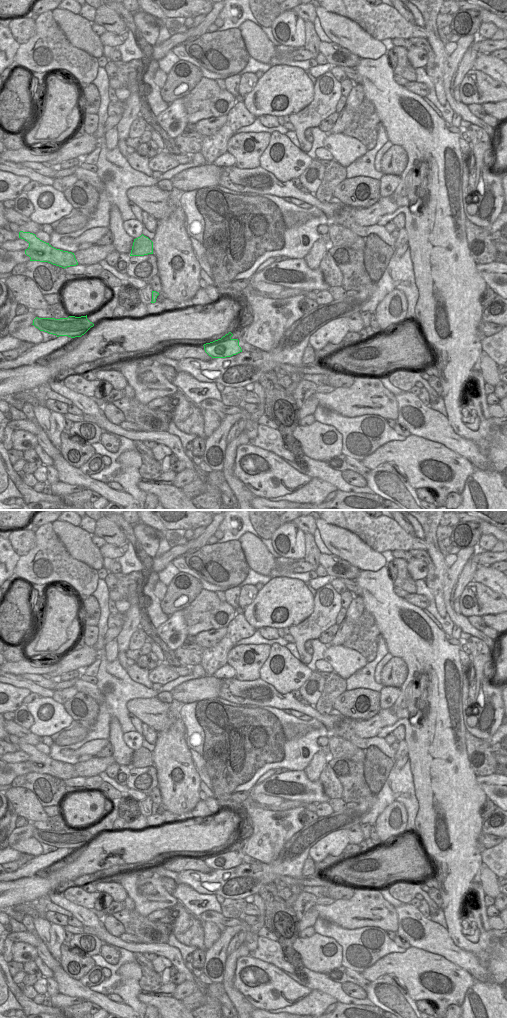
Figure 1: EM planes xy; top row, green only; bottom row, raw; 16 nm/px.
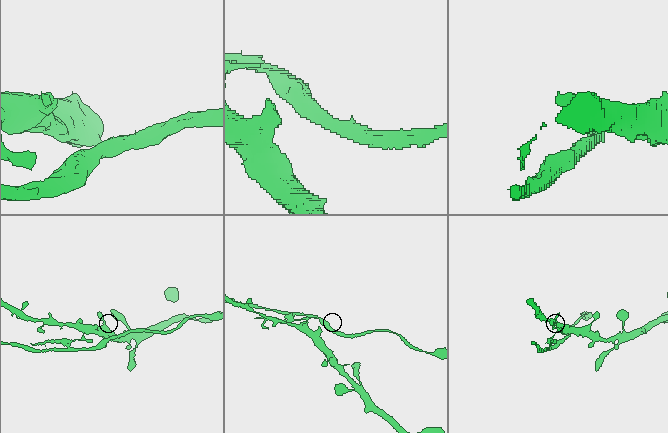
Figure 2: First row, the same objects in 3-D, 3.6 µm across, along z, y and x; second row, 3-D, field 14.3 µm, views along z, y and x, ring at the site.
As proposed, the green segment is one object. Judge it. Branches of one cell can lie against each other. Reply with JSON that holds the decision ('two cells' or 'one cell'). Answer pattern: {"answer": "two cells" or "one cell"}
{"answer": "two cells"}

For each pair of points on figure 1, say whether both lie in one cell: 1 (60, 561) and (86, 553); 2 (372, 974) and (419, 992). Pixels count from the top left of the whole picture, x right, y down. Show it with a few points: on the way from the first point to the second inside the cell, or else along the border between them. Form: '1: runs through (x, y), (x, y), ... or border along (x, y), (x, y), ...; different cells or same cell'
1: border along (58, 537), (72, 557), (92, 568); different cells
2: runs through (384, 970), (397, 970), (407, 980); same cell

